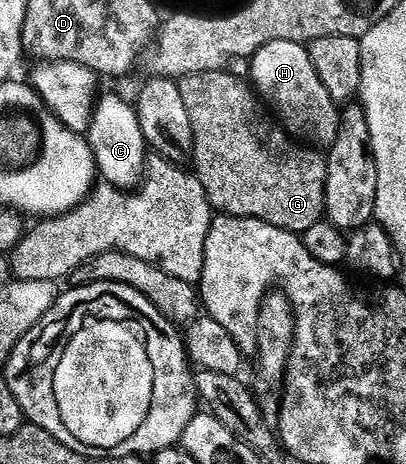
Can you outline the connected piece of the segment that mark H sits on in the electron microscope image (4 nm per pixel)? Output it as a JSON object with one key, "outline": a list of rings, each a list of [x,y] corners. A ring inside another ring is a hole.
{"outline":[[[285,39],[267,43],[250,57],[250,64],[252,64],[253,80],[251,83],[255,91],[269,105],[272,103],[276,107],[275,115],[293,133],[301,132],[305,136],[303,137],[305,141],[316,146],[324,146],[320,144],[331,146],[335,143],[336,136],[340,133],[342,112],[337,101],[330,98],[322,78],[318,78],[318,70],[314,70],[311,51],[305,45],[286,42]]]}

